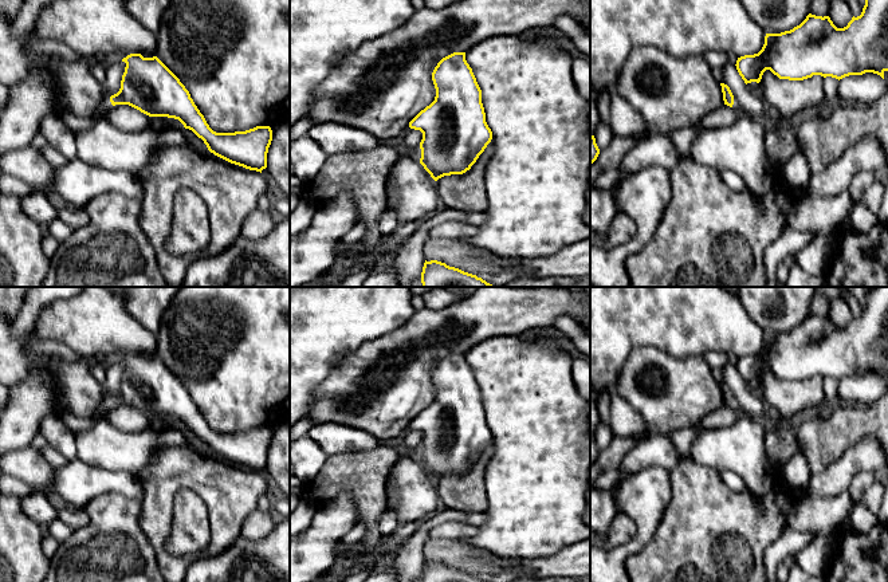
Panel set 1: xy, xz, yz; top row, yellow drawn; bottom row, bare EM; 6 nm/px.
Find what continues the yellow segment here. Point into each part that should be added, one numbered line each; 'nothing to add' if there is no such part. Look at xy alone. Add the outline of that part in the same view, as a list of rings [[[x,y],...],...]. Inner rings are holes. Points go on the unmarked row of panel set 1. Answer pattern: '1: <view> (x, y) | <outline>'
1: xy (105, 405) | [[[106,393],[102,402],[99,404],[99,406],[94,412],[94,420],[103,417],[109,410],[111,410],[114,408],[110,402],[110,397],[111,396]]]

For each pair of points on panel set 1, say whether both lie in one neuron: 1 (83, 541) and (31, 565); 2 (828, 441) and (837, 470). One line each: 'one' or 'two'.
1: two
2: two

